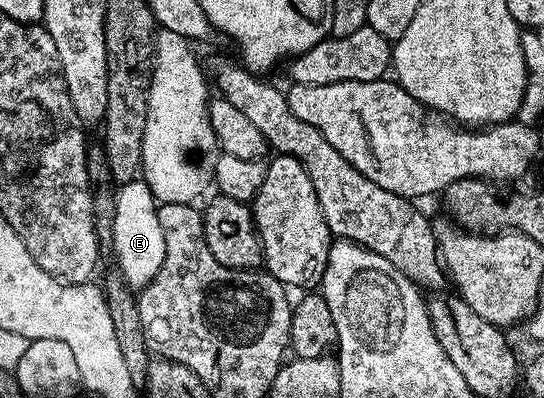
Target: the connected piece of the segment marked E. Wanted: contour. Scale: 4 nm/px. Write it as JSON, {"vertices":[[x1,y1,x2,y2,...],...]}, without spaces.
{"vertices":[[141,178,129,180,117,189,113,259,118,260,117,271,122,273,123,280,134,290,145,288,156,270,160,270,160,262,164,262,164,230,160,230,158,204,152,190]]}

